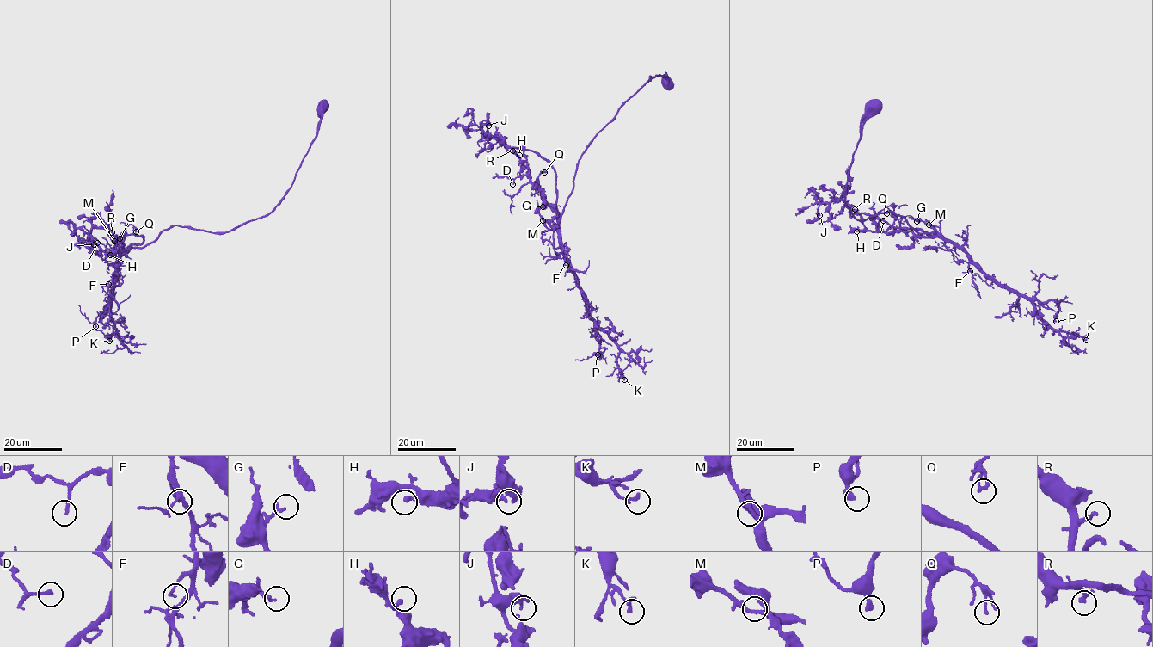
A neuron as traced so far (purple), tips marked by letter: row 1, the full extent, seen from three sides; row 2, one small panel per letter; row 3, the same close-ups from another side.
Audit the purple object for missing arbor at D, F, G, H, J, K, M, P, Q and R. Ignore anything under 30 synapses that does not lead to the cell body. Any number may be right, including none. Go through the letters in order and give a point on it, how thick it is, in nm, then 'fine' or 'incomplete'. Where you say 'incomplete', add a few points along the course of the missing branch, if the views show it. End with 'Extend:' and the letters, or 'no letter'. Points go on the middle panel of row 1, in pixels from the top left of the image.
D: place (512, 184); calibre 170 nm; fine
F: place (566, 265); calibre 160 nm; fine
G: place (542, 206); calibre 190 nm; fine
H: place (519, 155); calibre 280 nm; fine
J: place (488, 126); calibre 280 nm; fine
K: place (624, 379); calibre 260 nm; fine
M: place (542, 220); calibre 200 nm; fine
P: place (597, 354); calibre 340 nm; fine
Q: place (544, 172); calibre 140 nm; fine
R: place (512, 150); calibre 300 nm; incomplete; course (512, 150), (513, 157), (509, 163), (492, 169)
Extend: R

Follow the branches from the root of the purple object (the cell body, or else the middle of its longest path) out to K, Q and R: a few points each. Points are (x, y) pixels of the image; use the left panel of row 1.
K: (321, 107), (315, 138), (271, 212), (222, 233), (175, 225), (125, 249), (107, 300), (117, 332), (109, 341)
Q: (321, 107), (315, 138), (271, 212), (222, 233), (175, 225), (145, 246), (124, 251), (125, 226), (136, 231)
R: (321, 107), (267, 214), (222, 233), (175, 225), (142, 247), (112, 232)

